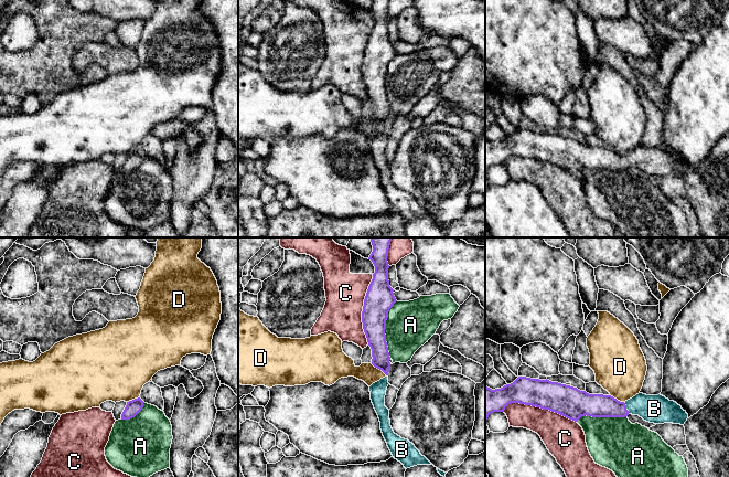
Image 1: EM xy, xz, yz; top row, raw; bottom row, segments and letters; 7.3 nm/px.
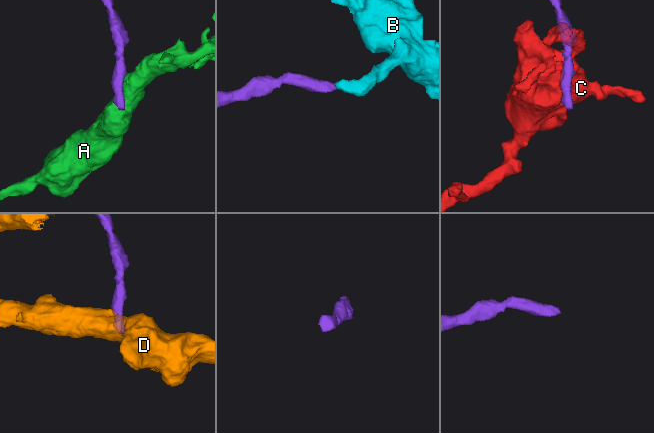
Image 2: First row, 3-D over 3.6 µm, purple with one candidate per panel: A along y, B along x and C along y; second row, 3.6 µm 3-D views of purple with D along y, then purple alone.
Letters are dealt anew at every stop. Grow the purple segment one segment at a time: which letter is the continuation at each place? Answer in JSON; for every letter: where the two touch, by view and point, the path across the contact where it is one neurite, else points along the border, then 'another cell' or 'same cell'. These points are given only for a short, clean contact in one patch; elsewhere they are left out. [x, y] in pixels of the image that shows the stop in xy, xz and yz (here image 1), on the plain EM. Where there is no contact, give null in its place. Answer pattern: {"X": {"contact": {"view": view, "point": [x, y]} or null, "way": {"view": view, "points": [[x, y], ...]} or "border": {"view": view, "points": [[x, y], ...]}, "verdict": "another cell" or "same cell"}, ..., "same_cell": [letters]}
{"A": {"contact": {"view": "xz", "point": [385, 81]}, "verdict": "another cell"}, "B": {"contact": {"view": "yz", "point": [625, 160]}, "way": {"view": "yz", "points": [[597, 158], [625, 160], [654, 161]]}, "verdict": "same cell"}, "C": {"contact": {"view": "yz", "point": [539, 159]}, "verdict": "another cell"}, "D": {"contact": {"view": "xz", "point": [378, 120]}, "border": {"view": "xz", "points": [[371, 116], [386, 127]]}, "verdict": "another cell"}, "same_cell": ["B"]}

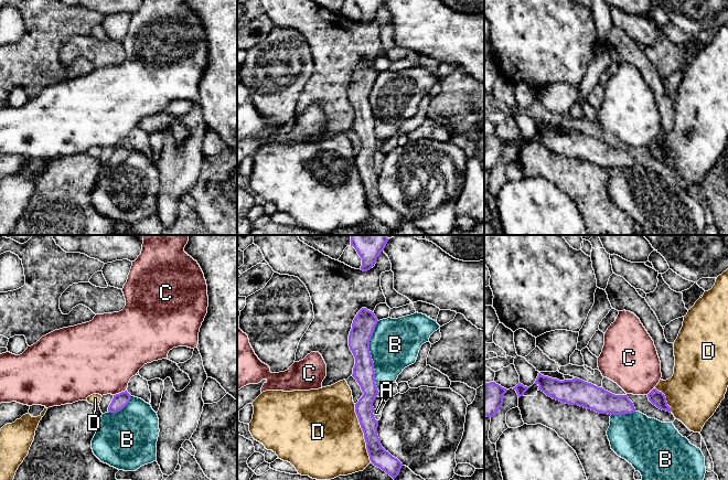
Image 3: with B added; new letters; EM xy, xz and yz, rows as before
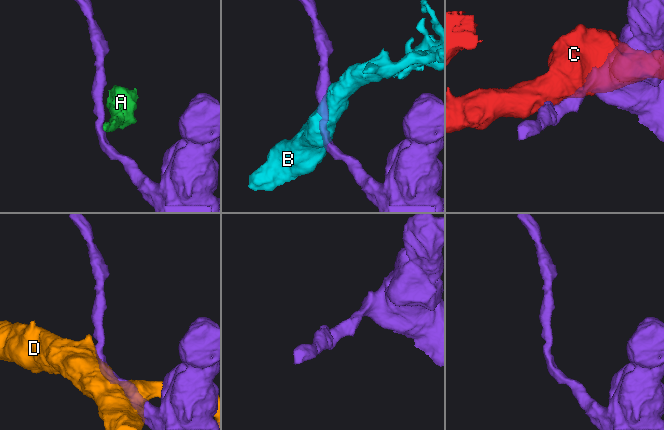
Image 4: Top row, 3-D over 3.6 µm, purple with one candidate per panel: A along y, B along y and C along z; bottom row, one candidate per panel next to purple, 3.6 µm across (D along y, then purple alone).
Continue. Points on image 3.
{"A": {"contact": {"view": "xz", "point": [373, 164]}, "verdict": "another cell"}, "B": {"contact": {"view": "xz", "point": [371, 109]}, "verdict": "another cell"}, "C": {"contact": {"view": "xy", "point": [119, 146]}, "verdict": "another cell"}, "D": {"contact": {"view": "xz", "point": [363, 184]}, "verdict": "another cell"}, "same_cell": []}

